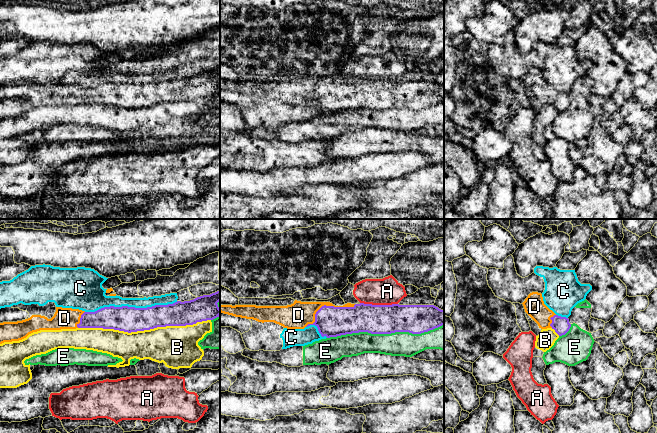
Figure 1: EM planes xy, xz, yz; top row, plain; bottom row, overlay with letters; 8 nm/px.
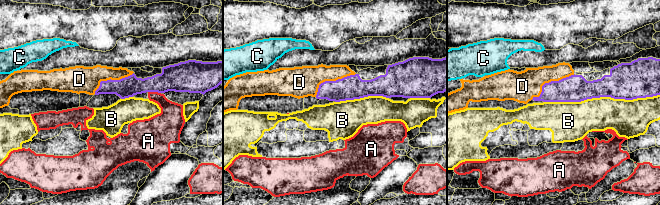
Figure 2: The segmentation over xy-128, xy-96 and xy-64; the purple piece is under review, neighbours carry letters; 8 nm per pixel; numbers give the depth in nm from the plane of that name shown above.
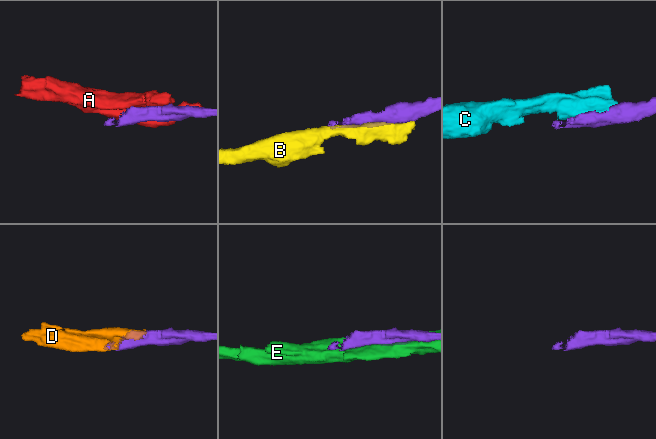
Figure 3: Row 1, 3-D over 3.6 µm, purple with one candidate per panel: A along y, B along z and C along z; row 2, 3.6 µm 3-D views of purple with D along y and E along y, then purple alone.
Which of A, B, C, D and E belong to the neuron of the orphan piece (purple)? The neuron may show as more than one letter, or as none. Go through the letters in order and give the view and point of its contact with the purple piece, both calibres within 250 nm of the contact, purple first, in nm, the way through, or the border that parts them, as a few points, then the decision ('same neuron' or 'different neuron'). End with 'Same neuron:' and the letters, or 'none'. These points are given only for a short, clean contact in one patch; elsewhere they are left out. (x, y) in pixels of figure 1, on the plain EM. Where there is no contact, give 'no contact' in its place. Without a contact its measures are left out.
A: contact xz (379, 81); calibres 240 and 220 nm; border xz (360, 78), (368, 80), (397, 80); different neuron
B: contact xy (144, 105); calibres 200 and 300 nm; different neuron
C: contact xy (131, 83); calibres 200 and 110 nm; different neuron
D: contact xz (326, 82); calibres 240 and 220 nm; same neuron
E: contact xz (385, 109); calibres 240 and 190 nm; different neuron
Same neuron: D

